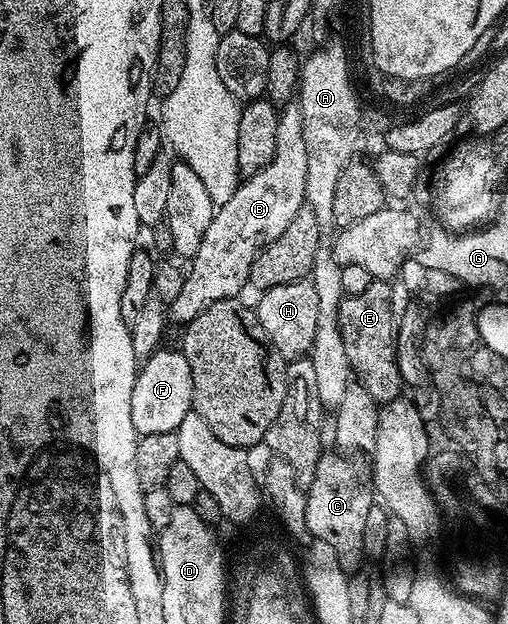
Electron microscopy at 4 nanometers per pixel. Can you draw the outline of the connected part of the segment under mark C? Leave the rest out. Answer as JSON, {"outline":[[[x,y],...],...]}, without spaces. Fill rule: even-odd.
{"outline":[[[340,452],[321,453],[318,468],[306,486],[308,533],[315,541],[325,542],[334,548],[338,564],[342,564],[345,572],[361,569],[365,561],[366,516],[370,516],[370,508],[374,504],[374,490],[369,479],[365,475],[364,479],[352,462],[355,461],[351,457]]]}

